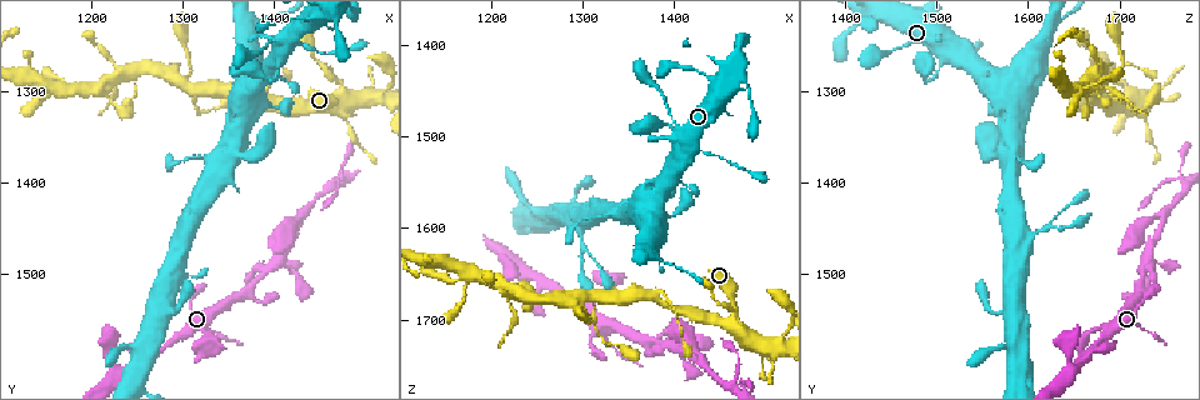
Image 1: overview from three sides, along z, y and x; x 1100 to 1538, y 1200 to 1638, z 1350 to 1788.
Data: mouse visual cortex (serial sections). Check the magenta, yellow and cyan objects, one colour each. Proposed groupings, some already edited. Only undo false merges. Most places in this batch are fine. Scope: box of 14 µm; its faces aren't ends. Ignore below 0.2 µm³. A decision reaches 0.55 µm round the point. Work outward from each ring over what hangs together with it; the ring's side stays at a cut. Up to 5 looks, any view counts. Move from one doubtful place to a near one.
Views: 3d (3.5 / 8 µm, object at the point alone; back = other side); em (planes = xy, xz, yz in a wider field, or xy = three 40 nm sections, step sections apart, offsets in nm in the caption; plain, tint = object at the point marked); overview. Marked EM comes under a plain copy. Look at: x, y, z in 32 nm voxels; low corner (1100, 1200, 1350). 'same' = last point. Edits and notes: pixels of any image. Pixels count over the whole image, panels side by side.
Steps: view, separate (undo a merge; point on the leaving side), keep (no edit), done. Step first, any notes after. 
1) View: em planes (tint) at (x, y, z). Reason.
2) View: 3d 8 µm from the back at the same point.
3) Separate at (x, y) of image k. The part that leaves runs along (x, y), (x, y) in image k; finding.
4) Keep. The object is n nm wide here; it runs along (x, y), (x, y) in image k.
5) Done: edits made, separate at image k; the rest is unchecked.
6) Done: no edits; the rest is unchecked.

View: 3d 3.5 µm from the back at (1385, 1500, 1725). A narrow waist.

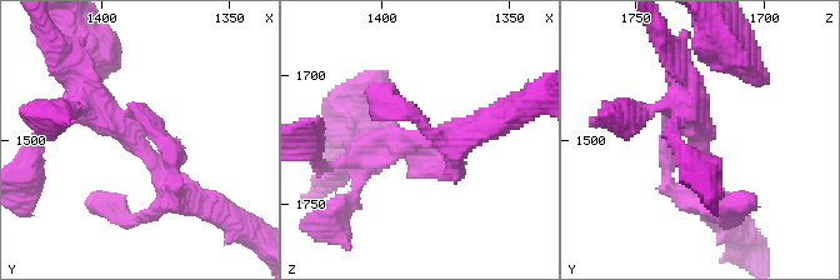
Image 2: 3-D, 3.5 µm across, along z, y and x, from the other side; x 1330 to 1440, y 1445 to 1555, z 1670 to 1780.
View: em xy step 1 (tint) at (1385, 1505, 1725). Shape alone is not enough.

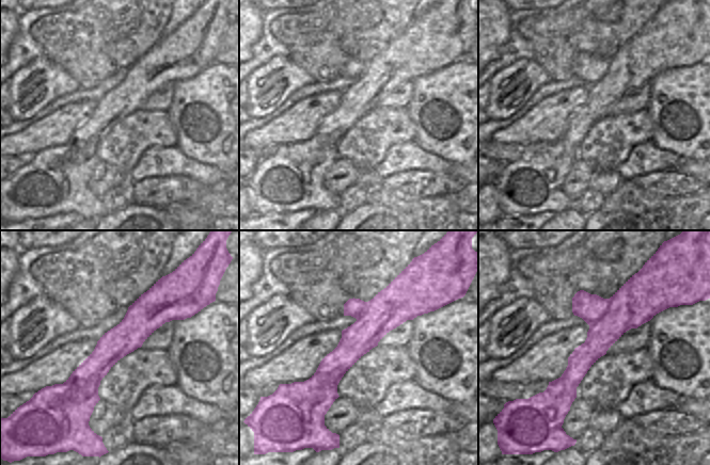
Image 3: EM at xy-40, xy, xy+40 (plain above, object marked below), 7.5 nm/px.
Keep. It runs along (394, 289), (328, 374), (324, 411) in image 3; one cell here.

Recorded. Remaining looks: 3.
View: 3d 3.5 µm from the back at (1430, 1440, 1750). Branch point.

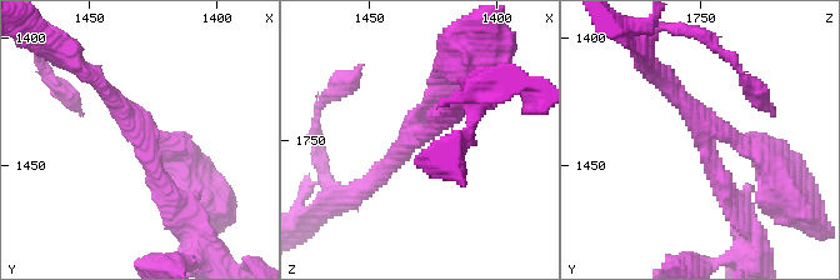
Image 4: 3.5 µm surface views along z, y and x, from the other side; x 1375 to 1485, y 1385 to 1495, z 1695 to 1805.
View: em xy step 1 (tint) at (1431, 1437, 1749). 3 arms meet here; the arms are 200, 250, 300 nm wide; need the tissue.

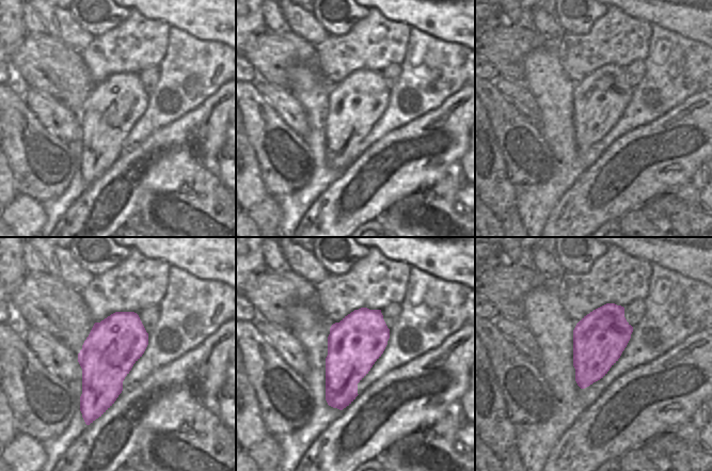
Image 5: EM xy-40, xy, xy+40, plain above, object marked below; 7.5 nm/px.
Keep. Continuous, no second cell.

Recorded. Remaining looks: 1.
Done: no edits; the rest is unchecked.

